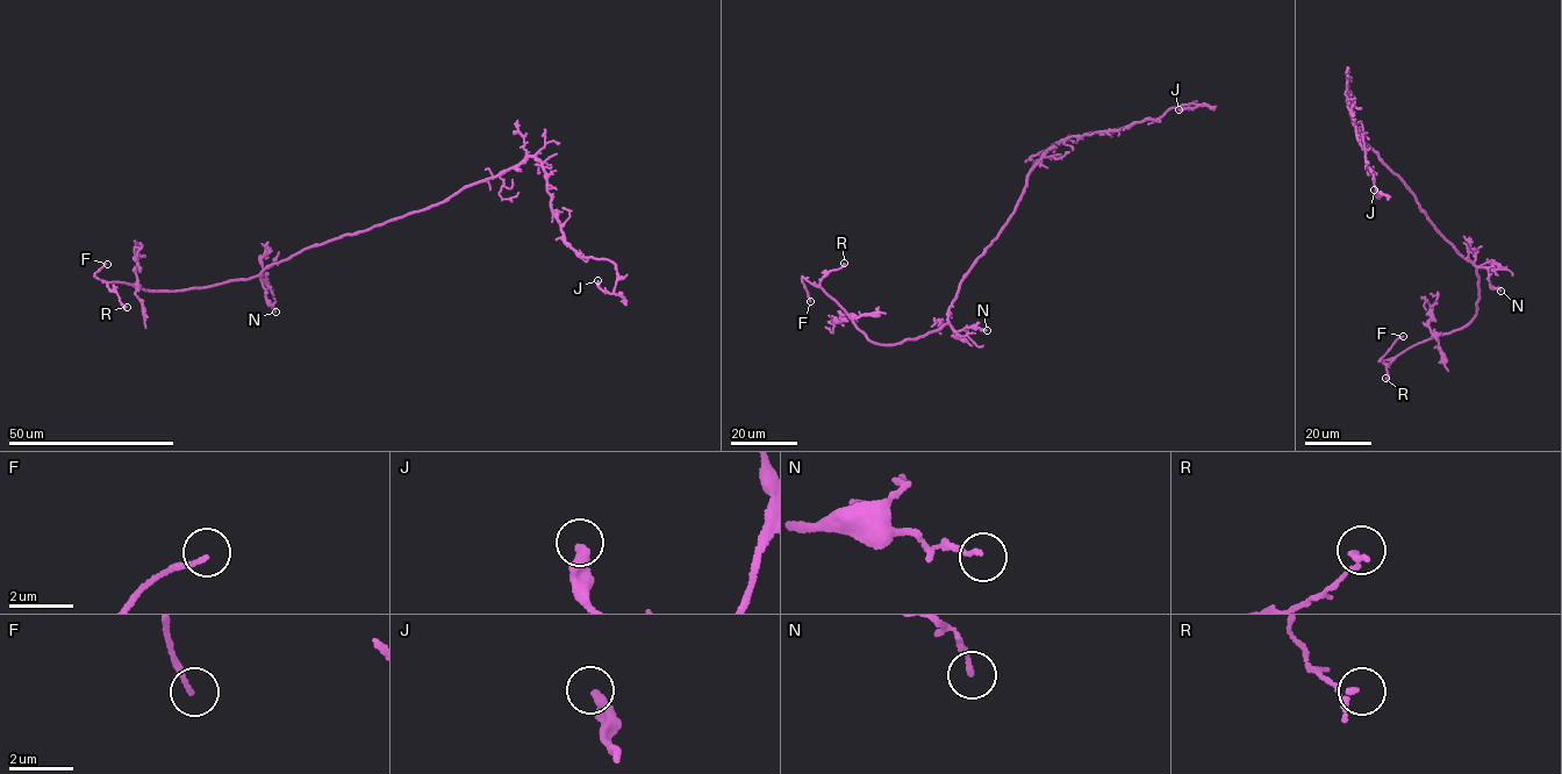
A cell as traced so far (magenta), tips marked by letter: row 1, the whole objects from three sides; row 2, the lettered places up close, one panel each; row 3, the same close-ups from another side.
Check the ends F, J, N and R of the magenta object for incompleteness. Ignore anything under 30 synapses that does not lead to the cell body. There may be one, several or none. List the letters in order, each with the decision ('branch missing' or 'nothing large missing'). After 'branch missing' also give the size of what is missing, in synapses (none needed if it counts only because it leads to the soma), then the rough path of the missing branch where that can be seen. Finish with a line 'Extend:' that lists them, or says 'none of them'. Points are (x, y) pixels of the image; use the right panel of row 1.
F: branch missing
J: nothing large missing
N: nothing large missing
R: nothing large missing
Extend: F

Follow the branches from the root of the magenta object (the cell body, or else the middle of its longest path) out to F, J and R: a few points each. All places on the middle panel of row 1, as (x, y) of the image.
F: (991, 241), (961, 280), (947, 322), (916, 338), (888, 345), (868, 341), (821, 287), (802, 278), (810, 301)
J: (991, 241), (1014, 212), (1027, 173), (1053, 144), (1067, 137), (1158, 120), (1181, 105), (1197, 106), (1179, 109)
R: (991, 241), (961, 280), (946, 323), (893, 344), (868, 341), (821, 287), (826, 273), (844, 263)

